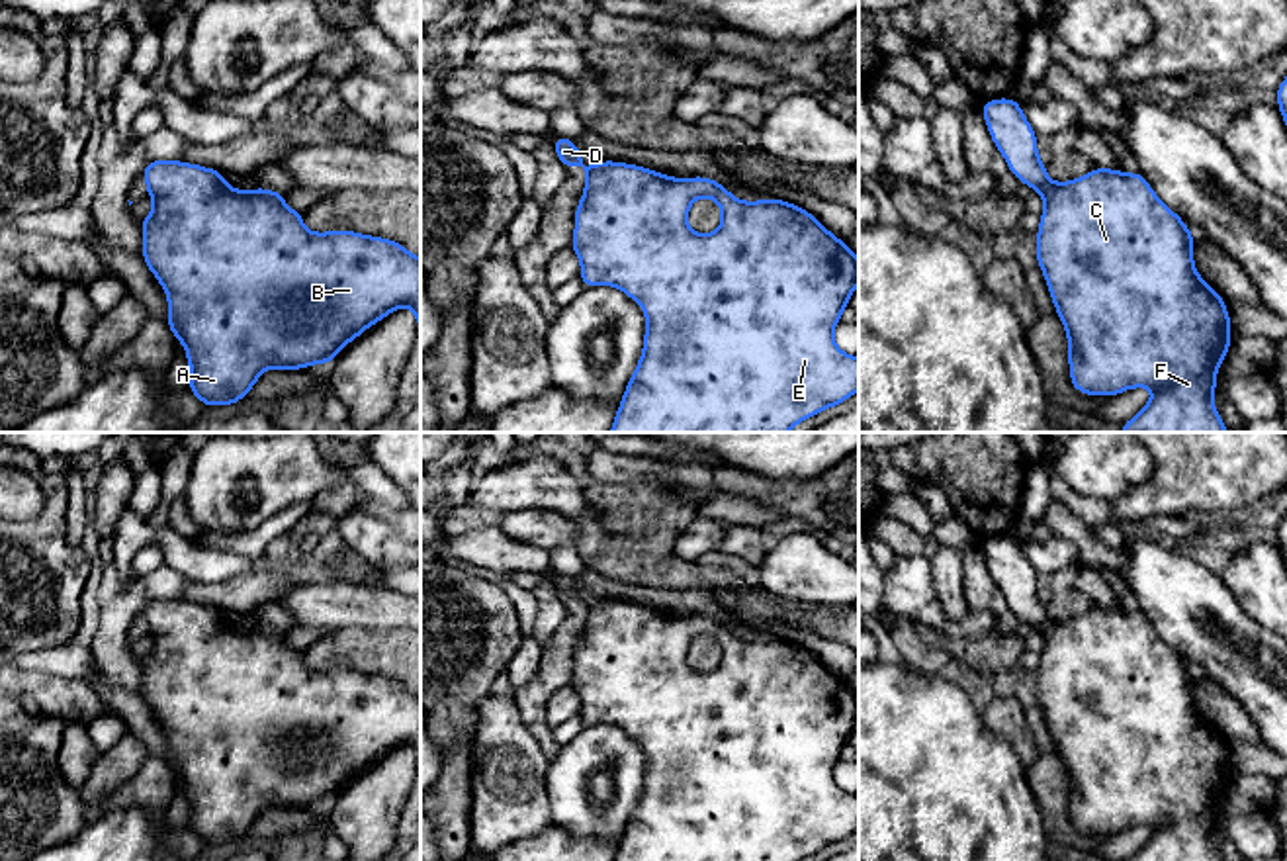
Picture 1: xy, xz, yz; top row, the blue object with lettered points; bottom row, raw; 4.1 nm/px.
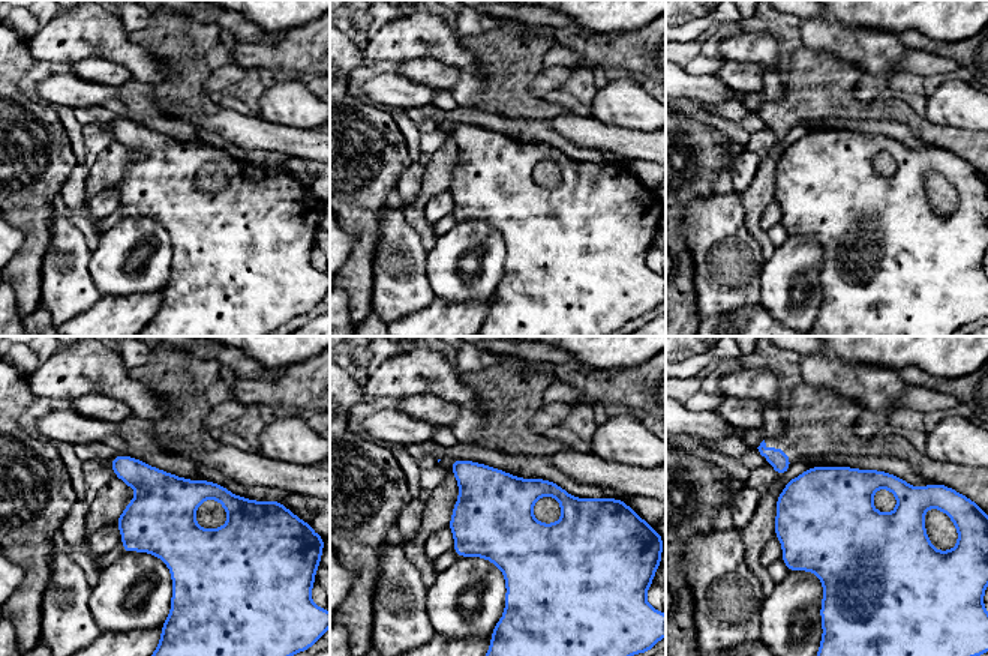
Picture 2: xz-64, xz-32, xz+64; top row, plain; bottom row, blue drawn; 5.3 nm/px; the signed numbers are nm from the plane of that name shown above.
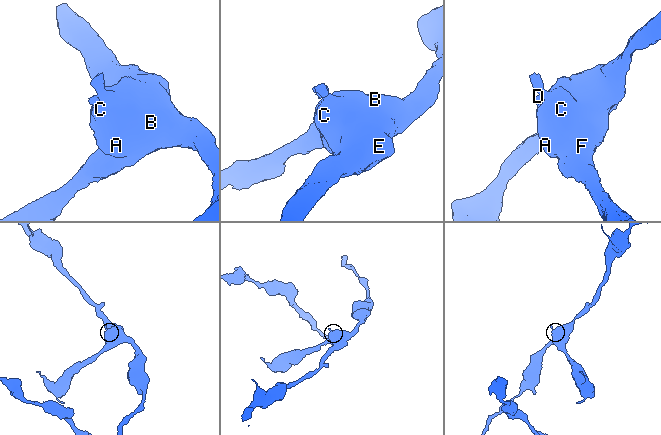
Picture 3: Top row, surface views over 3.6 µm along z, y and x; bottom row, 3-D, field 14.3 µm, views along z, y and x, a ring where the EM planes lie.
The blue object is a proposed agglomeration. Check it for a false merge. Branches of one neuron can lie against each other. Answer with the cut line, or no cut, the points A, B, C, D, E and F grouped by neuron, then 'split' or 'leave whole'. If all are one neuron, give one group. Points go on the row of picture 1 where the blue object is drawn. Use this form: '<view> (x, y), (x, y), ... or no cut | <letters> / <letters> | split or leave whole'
xz (589, 169), (585, 179) | A B C E F / D | split

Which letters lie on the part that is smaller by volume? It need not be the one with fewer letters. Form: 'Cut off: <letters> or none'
Cut off: D

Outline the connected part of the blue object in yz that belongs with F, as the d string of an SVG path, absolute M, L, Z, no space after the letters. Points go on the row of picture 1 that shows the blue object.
M988 100L980 112L1007 170L1044 200L1037 266L1064 323L1072 387L1101 397L1150 387L1152 399L1121 425L1121 432L1230 432L1213 395L1232 344L1232 321L1224 297L1195 270L1195 233L1156 196L1142 172L1093 166L1076 180L1050 182L1037 153L1037 131L1019 100Z

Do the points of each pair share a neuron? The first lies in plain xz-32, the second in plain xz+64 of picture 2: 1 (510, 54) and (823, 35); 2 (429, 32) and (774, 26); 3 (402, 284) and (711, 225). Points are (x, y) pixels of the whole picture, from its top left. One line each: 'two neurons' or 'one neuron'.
1: two neurons
2: two neurons
3: one neuron

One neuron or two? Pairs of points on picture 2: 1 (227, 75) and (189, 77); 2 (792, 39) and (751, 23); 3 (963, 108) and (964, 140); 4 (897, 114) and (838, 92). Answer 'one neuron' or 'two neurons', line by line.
1: two neurons
2: one neuron
3: two neurons
4: one neuron

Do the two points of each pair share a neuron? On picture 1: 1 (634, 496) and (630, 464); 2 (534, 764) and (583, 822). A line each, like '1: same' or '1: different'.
1: different
2: different

